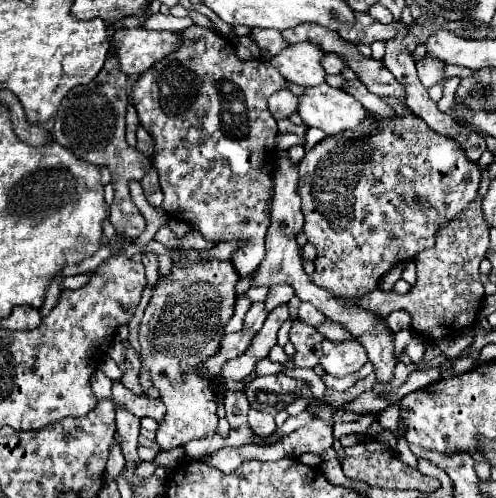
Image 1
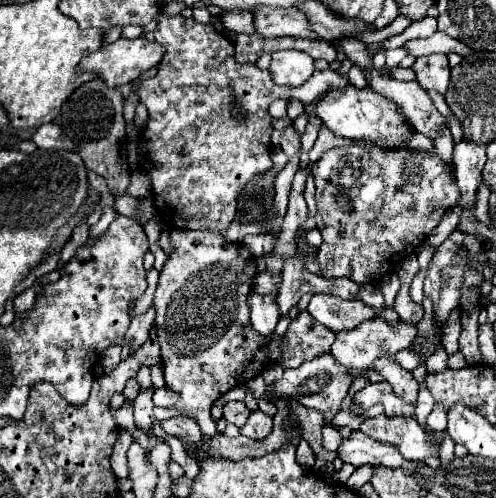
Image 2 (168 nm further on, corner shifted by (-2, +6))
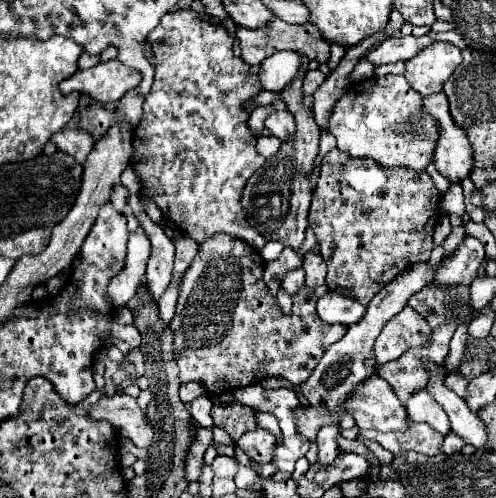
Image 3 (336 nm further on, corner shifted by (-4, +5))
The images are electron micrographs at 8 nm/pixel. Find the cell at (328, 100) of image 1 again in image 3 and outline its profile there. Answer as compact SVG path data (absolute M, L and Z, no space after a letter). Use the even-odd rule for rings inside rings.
M387 74L365 80L357 90L347 90L335 104L329 118L329 132L337 138L337 148L353 158L373 158L385 168L409 168L423 172L433 162L439 126L431 114L423 116L423 96L415 92L403 76Z

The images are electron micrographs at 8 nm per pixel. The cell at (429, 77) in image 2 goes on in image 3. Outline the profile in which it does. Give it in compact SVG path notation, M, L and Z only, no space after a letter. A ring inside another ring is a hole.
M435 42L435 46L427 46L427 50L405 62L407 70L403 76L421 96L431 96L443 90L443 84L459 62L463 62L463 58L455 44Z

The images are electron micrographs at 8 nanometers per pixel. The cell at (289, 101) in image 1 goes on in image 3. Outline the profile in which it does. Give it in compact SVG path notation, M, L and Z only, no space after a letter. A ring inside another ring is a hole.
M263 106L263 108L255 108L253 112L251 112L251 116L249 116L249 126L251 126L251 130L255 130L255 136L261 136L261 132L263 132L263 122L265 122L265 116L269 114L273 110L273 106Z

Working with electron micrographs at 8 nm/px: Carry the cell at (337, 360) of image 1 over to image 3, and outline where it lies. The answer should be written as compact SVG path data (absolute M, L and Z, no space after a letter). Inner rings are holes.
M405 306L395 318L391 318L383 326L375 342L377 364L397 360L409 348L429 346L429 336L431 326L427 324L427 320L411 306Z

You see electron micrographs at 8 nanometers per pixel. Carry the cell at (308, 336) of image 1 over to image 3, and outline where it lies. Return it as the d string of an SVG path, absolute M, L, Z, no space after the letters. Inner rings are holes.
M215 234L215 238L209 238L201 244L197 258L183 276L177 310L173 322L169 324L175 334L173 350L181 370L179 380L183 384L199 380L213 396L219 396L221 392L235 392L241 386L257 384L269 376L281 376L299 386L311 376L311 370L315 370L327 346L345 336L345 326L321 322L315 312L317 296L313 288L305 286L299 290L299 294L293 296L291 314L283 314L275 296L267 290L267 284L263 284L263 264L261 254L253 246L239 238L231 238L229 234Z

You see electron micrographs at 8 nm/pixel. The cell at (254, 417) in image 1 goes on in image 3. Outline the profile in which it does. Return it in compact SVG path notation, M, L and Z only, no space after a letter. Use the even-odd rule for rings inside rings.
M257 428L253 432L243 434L243 438L239 438L237 446L257 464L265 464L271 462L271 454L275 448L275 436L269 434L263 428Z

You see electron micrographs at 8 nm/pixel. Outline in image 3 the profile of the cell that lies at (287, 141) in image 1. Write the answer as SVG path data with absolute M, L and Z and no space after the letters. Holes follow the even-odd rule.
M259 136L257 138L257 152L261 154L261 156L265 156L265 158L271 158L277 150L279 150L279 146L281 146L281 140L279 138L275 138L275 136L271 136L271 138L265 138L265 136Z

